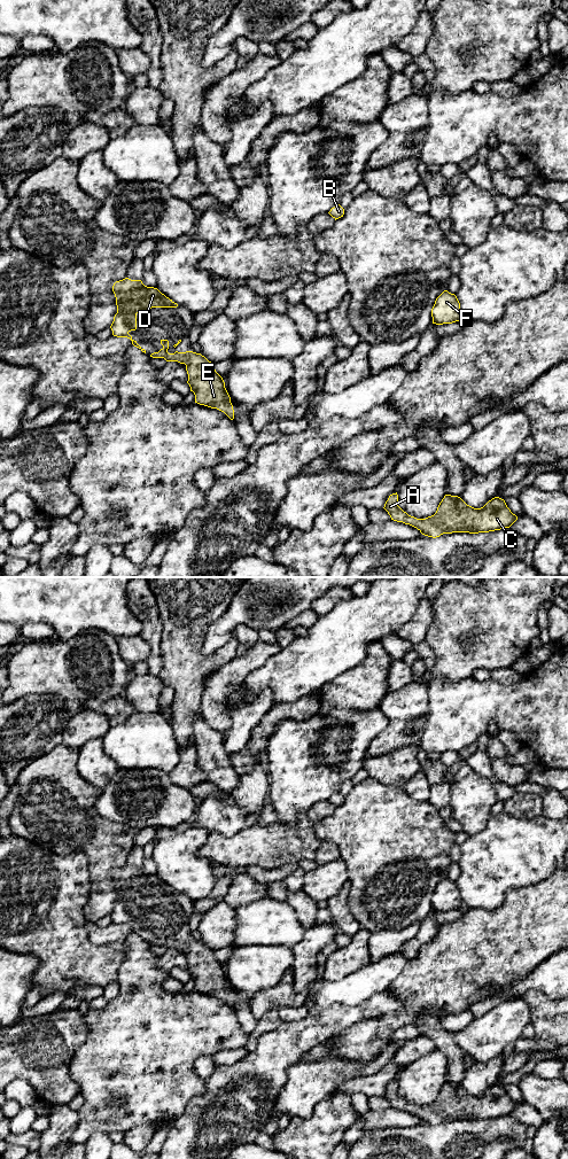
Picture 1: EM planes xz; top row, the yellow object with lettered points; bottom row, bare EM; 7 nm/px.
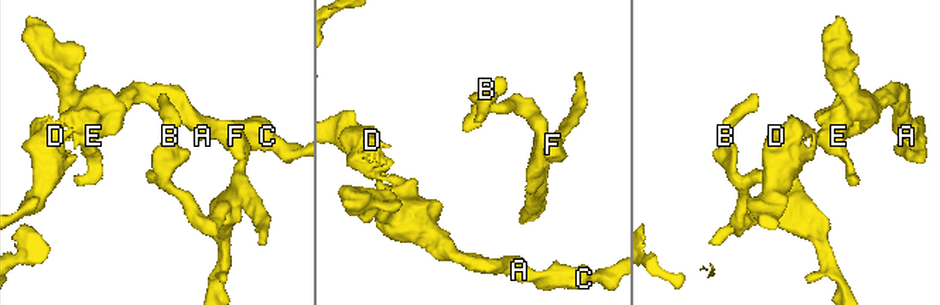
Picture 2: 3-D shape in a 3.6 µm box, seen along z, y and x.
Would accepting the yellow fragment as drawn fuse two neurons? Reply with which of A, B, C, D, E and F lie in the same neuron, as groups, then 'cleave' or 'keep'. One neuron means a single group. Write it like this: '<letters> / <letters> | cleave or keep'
A B C D E F | keep

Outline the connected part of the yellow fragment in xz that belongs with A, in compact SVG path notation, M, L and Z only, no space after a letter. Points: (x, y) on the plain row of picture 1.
M396 1080L389 1083L383 1096L391 1107L410 1112L433 1126L452 1120L478 1121L500 1118L509 1115L518 1107L499 1084L492 1086L481 1096L474 1096L458 1083L445 1082L434 1103L417 1106L398 1094Z

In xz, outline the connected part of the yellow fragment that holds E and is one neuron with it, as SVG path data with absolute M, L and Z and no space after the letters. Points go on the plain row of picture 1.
M161 927L163 935L150 942L153 946L164 946L166 949L178 949L186 952L187 971L195 982L195 990L224 999L231 1008L234 997L223 965L216 959L215 952L201 941L193 939L169 941L169 928Z

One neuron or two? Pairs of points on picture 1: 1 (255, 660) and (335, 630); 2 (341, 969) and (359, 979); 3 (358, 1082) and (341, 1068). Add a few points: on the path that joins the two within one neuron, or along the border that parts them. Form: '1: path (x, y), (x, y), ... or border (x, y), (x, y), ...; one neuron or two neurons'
1: border (279, 650), (256, 668); two neurons
2: border (372, 962), (339, 979), (324, 980); two neurons
3: border (379, 1071), (357, 1075), (335, 1093); two neurons

